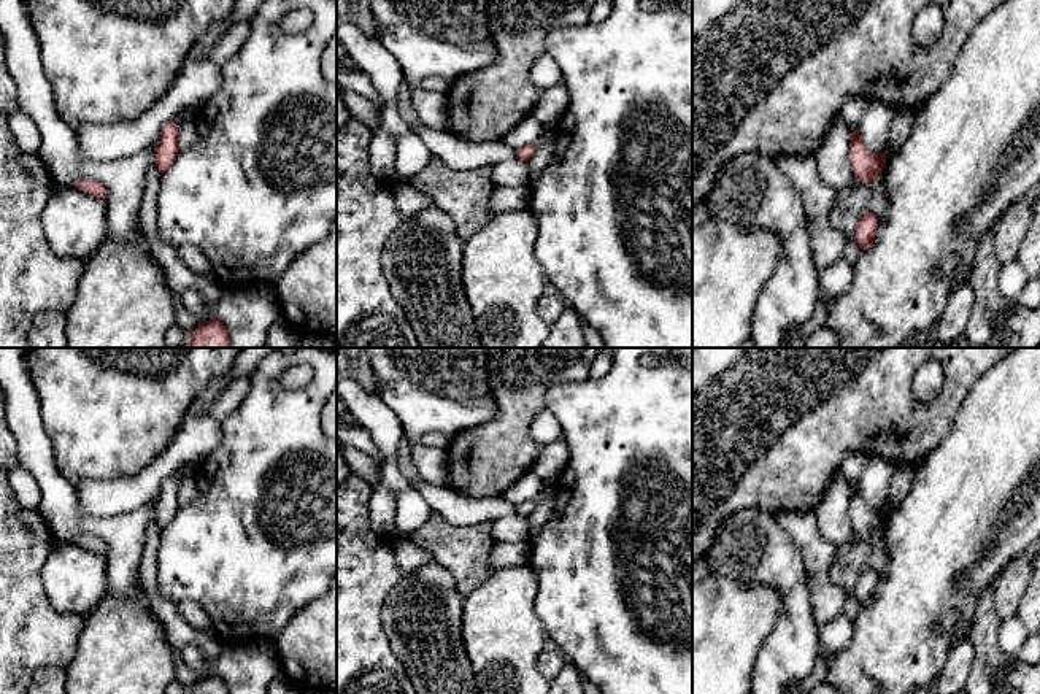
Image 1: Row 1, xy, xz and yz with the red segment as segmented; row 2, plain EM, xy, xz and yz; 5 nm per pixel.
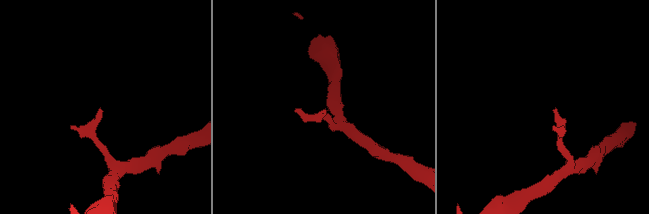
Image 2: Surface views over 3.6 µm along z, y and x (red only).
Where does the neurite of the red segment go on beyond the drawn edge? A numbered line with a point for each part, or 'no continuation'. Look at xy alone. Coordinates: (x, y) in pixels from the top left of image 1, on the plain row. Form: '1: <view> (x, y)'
1: xy (186, 470)

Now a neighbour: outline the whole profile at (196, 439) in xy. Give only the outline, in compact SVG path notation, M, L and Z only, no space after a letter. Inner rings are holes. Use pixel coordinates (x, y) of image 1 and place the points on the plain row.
M211 414L186 418L175 440L135 478L84 480L75 486L86 515L97 518L129 513L160 494L162 483L183 464L198 464L222 441L222 422Z

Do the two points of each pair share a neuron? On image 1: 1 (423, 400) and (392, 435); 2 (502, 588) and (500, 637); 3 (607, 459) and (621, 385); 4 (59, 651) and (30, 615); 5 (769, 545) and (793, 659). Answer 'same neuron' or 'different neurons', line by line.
1: different neurons
2: same neuron
3: same neuron
4: same neuron
5: same neuron

